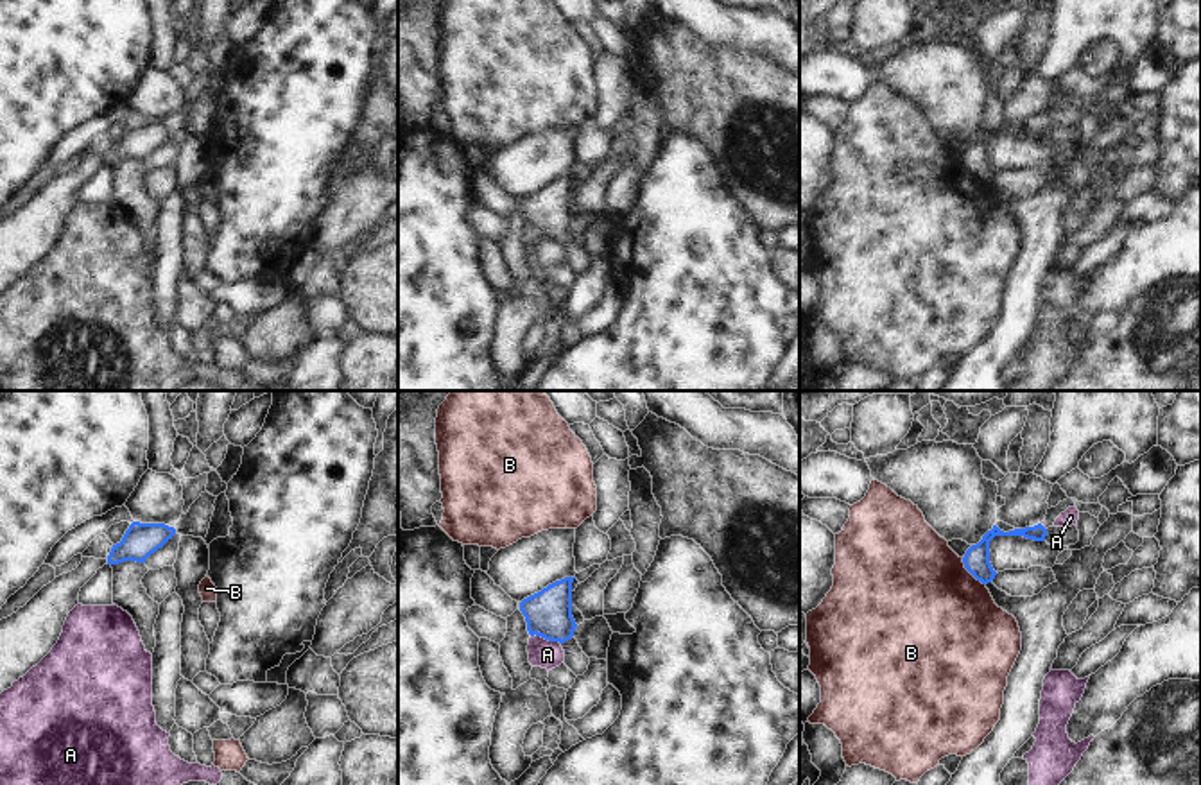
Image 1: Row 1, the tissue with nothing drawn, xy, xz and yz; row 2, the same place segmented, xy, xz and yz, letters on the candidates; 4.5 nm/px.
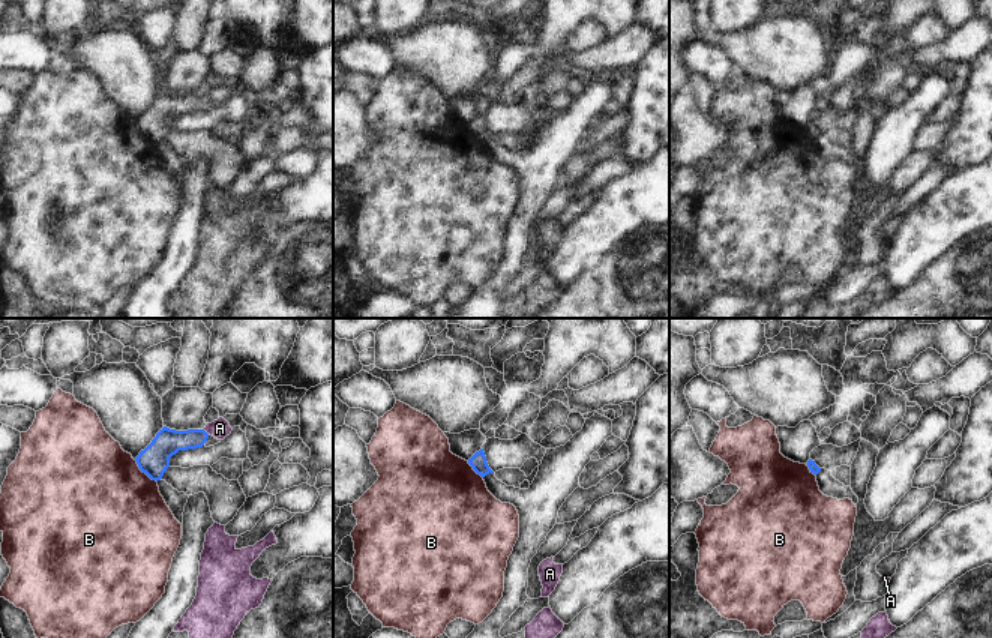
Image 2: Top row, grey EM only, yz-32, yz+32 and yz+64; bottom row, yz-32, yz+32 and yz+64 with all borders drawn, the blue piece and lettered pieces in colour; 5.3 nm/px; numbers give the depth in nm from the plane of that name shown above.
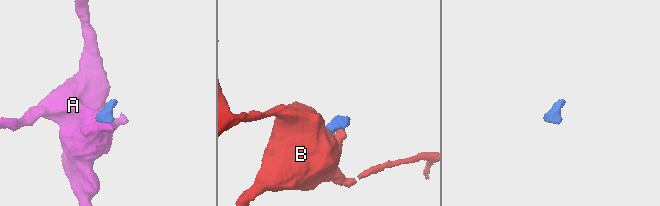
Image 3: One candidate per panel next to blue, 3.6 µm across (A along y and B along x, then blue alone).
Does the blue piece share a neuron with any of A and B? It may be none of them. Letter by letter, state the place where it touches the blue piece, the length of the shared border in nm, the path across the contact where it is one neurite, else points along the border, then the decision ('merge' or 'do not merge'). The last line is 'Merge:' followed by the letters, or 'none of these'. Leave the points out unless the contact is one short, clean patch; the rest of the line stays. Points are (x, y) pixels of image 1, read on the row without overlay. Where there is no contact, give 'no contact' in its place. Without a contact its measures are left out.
A: contact xz (545, 237); length 140 nm; border xz (531, 233), (560, 242); do not merge
B: contact yz (970, 171); length 170 nm; border yz (961, 156), (963, 163), (984, 183); do not merge
Merge: none of these

